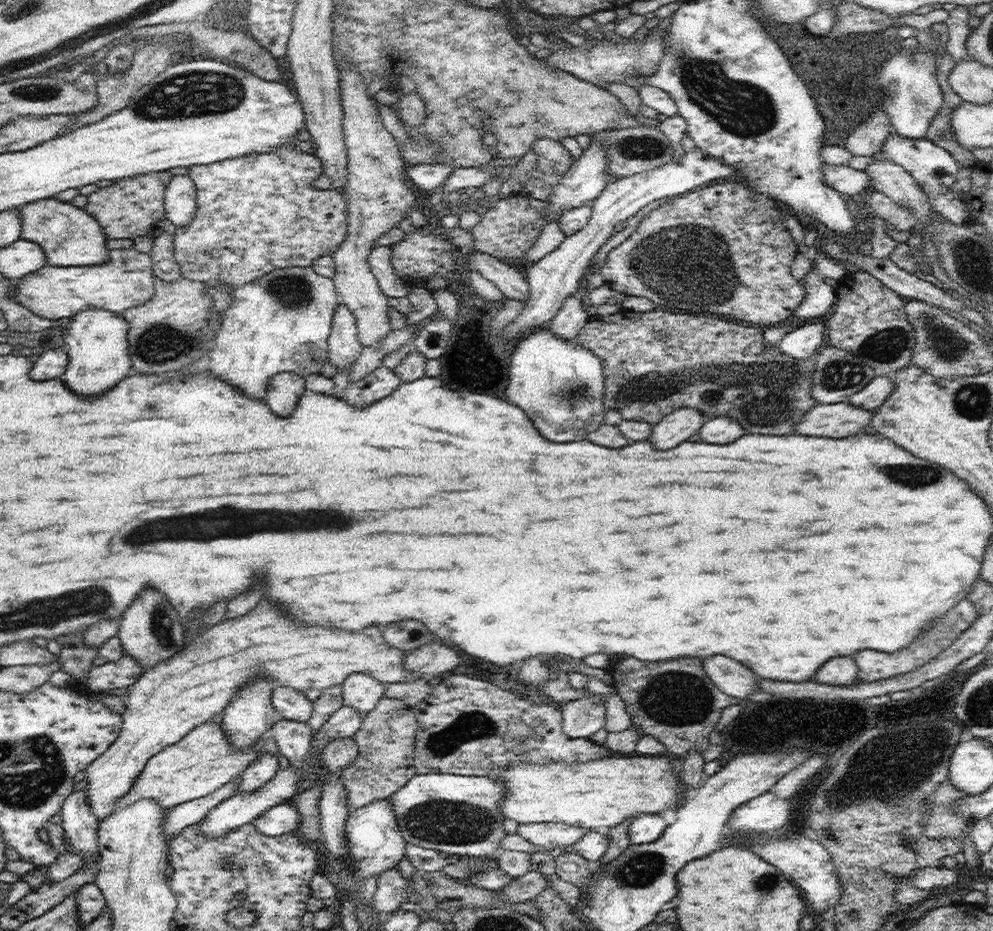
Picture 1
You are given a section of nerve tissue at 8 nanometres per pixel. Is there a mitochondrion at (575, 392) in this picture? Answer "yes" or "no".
yes

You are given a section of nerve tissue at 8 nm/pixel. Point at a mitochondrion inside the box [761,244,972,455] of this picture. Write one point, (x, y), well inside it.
(888, 345)

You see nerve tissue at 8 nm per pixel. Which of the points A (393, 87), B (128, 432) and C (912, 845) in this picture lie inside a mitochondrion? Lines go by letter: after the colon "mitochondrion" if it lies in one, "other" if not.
A: other
B: other
C: mitochondrion

